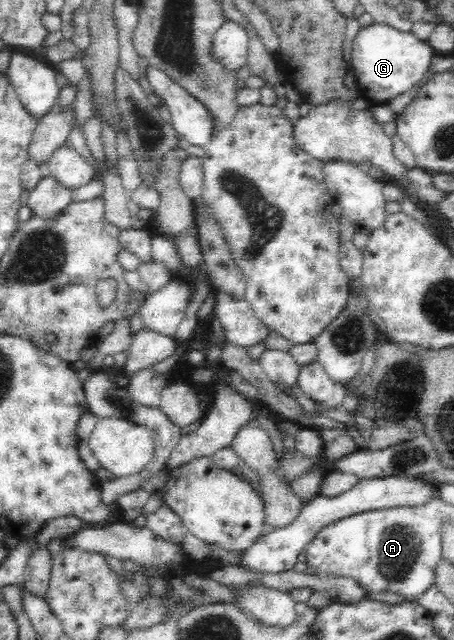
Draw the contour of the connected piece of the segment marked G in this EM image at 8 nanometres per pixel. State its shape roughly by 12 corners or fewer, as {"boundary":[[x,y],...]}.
{"boundary":[[373,23],[351,53],[358,92],[386,103],[435,55],[411,32]]}

